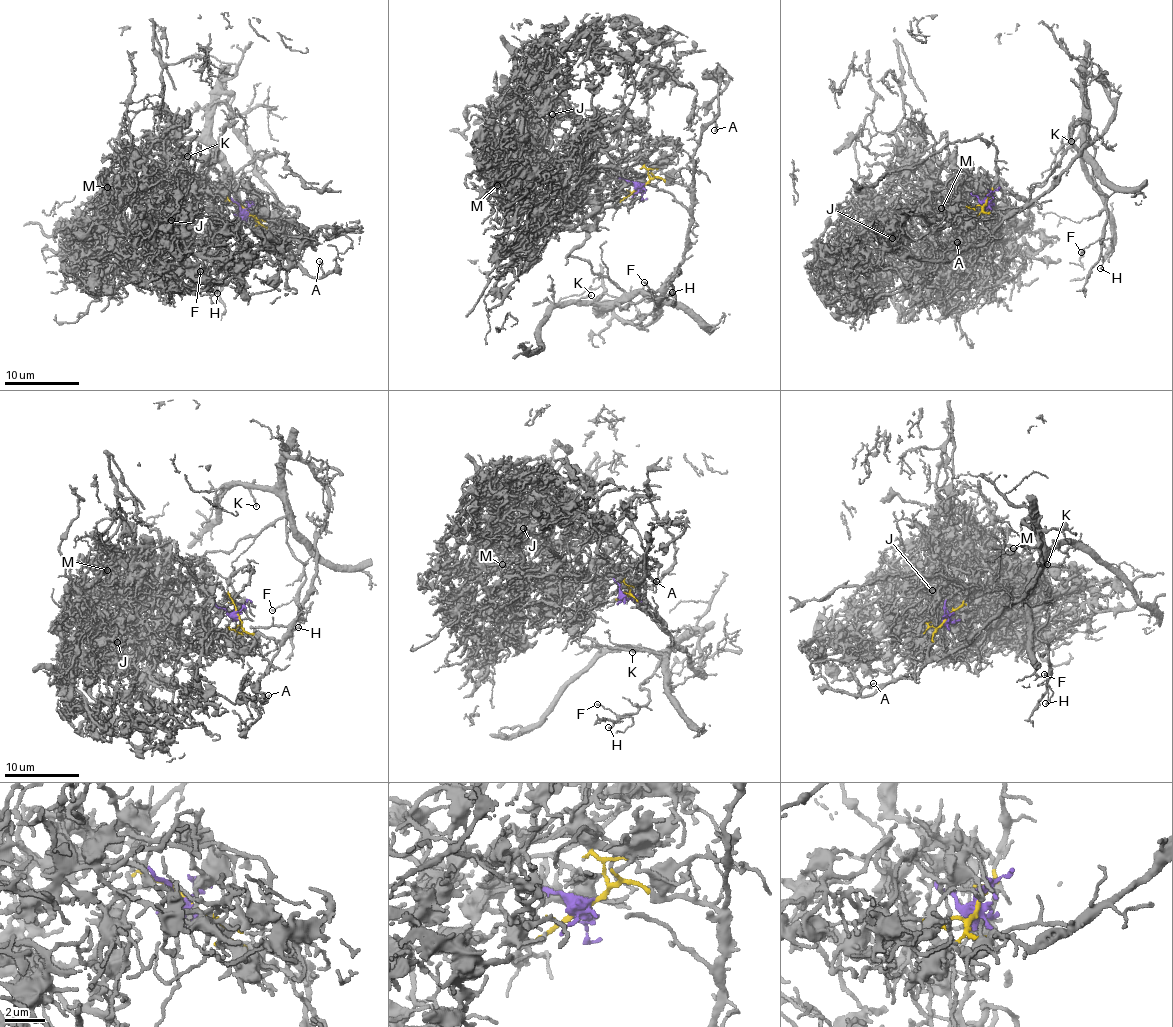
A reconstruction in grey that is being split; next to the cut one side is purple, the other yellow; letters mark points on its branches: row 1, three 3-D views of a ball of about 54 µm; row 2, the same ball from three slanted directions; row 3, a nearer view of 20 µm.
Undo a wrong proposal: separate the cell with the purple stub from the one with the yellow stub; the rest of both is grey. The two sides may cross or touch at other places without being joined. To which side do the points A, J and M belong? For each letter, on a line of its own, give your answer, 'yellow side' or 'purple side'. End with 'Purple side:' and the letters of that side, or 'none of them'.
A: yellow side
J: purple side
M: purple side
Purple side: J, M

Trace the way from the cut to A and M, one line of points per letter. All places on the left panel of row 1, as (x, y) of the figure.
A: (247, 212), (260, 224), (285, 232), (290, 247), (288, 262), (297, 263), (314, 277), (322, 271), (319, 260)
M: (247, 212), (225, 196), (182, 191), (178, 176), (178, 181), (156, 183), (143, 195), (107, 188)

